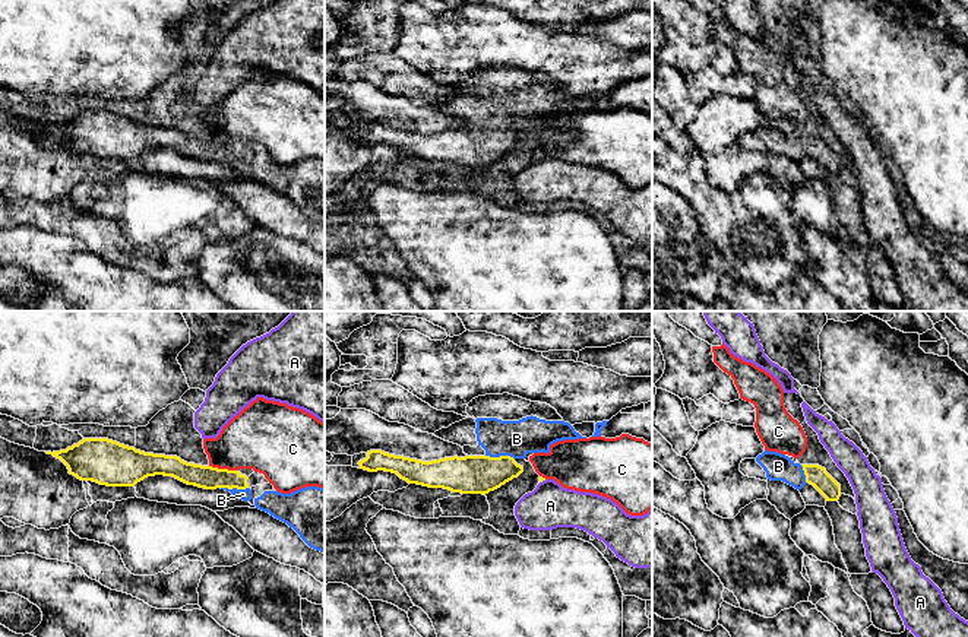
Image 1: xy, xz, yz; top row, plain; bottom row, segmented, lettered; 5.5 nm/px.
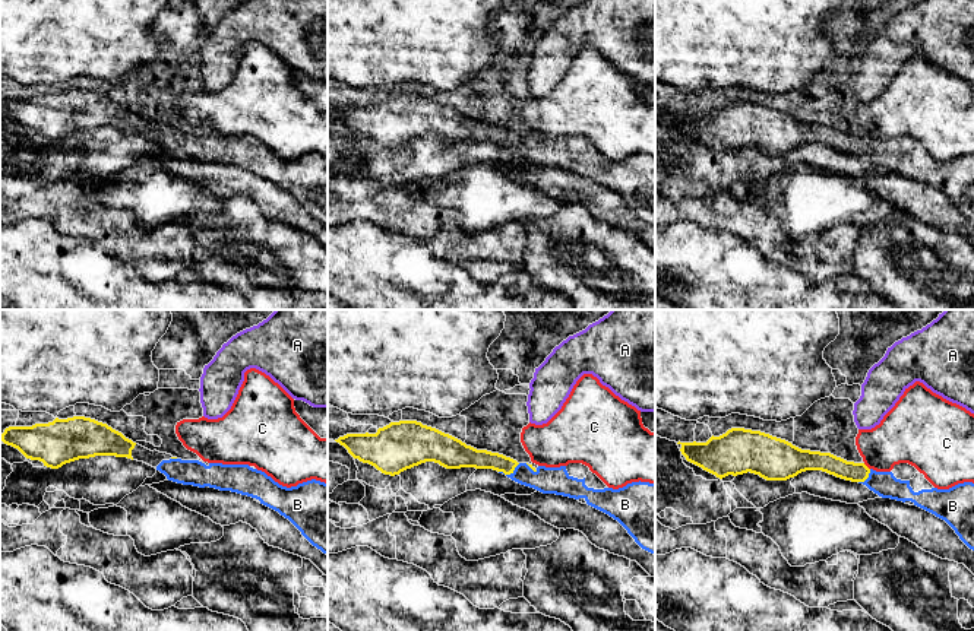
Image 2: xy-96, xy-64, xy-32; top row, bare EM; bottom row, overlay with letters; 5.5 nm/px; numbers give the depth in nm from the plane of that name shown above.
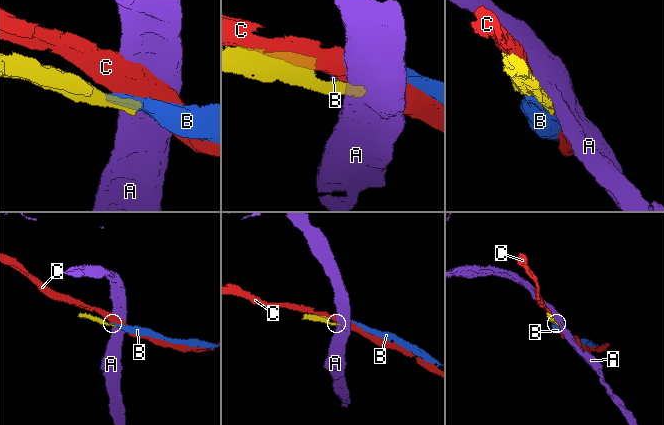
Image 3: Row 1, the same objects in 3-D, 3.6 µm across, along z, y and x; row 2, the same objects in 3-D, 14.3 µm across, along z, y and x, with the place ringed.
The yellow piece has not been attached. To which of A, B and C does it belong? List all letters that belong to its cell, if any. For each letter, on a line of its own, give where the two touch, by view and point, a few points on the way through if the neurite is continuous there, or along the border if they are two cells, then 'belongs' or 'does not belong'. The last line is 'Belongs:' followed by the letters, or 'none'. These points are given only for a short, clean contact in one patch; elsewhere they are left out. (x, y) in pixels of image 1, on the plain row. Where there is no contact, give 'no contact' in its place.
A: xz (543, 152) | along xz (546, 152), (540, 155) | does not belong
B: xz (500, 129) | across xz (471, 146), (483, 146), (500, 129), (516, 111) | belongs
C: xy (224, 142) | along xy (209, 138), (218, 142), (237, 143) | does not belong
Belongs: B

